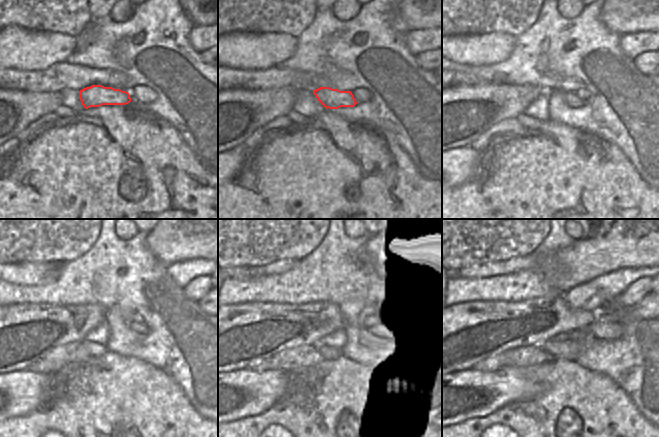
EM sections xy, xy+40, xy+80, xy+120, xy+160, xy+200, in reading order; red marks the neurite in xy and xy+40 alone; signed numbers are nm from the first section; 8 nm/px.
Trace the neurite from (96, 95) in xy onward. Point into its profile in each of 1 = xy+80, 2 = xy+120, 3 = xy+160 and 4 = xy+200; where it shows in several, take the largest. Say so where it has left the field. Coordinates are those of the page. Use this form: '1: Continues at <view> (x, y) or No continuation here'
1: Continues at xy+80 (571, 99)
2: Continues at xy+120 (141, 328)
3: Continues at xy+160 (367, 329)
4: Continues at xy+200 (606, 326)

